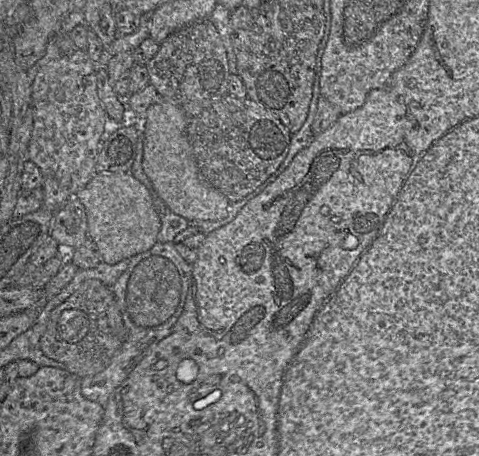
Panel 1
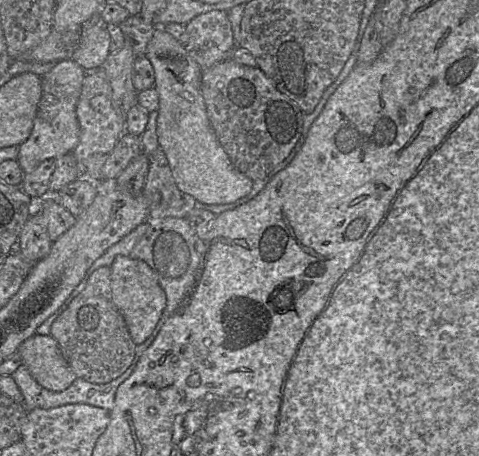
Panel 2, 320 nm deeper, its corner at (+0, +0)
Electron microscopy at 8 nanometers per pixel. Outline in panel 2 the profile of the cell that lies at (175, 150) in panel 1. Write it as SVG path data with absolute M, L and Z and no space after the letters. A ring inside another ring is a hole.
M155 27L146 49L146 58L153 66L154 88L159 96L157 138L177 187L192 196L196 202L203 204L229 204L247 196L253 187L253 181L239 172L231 163L209 122L201 93L201 78L204 71L189 56L185 47L161 27Z

